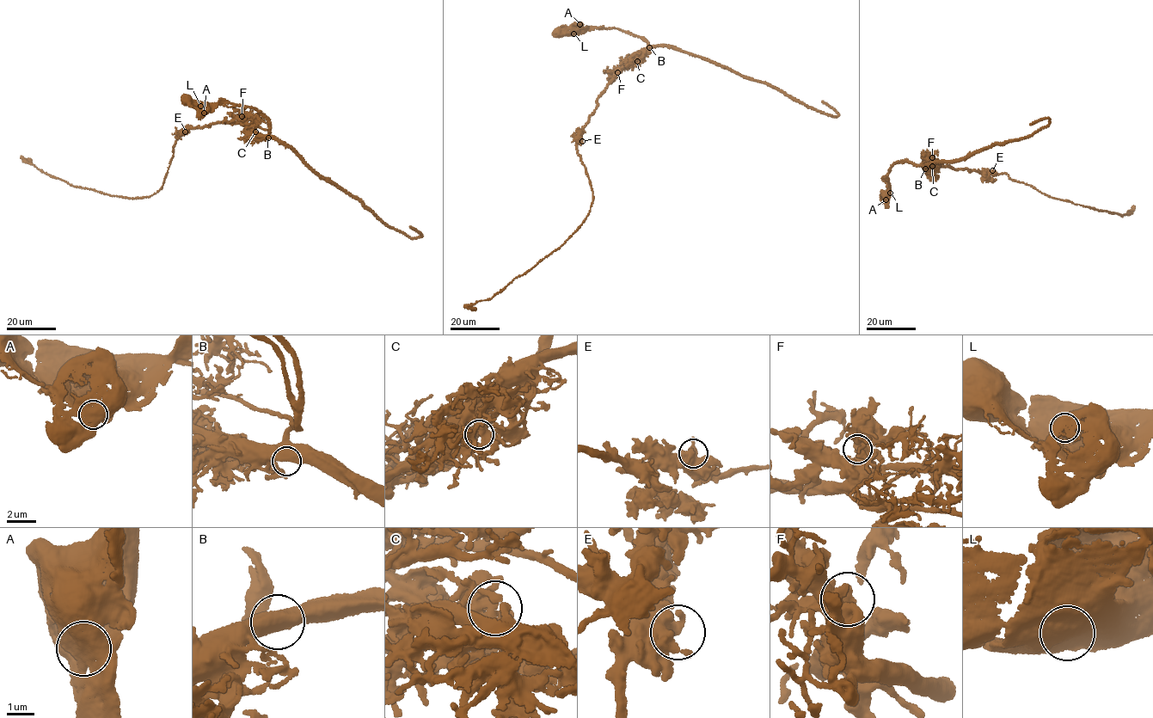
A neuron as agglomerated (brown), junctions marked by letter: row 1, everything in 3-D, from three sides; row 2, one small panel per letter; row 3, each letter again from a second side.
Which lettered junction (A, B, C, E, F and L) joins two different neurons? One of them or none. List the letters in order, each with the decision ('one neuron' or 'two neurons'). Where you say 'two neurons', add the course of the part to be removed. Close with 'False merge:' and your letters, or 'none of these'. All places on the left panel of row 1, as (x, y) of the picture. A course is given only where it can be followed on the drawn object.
A: one neuron
B: one neuron
C: one neuron
E: one neuron
F: one neuron
L: two neurons; foreign part runs (200, 106), (257, 108), (269, 135), (315, 172), (383, 222), (420, 236), (410, 226)
False merge: L

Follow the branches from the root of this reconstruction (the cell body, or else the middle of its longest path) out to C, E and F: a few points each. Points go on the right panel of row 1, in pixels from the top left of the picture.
C: (884, 198), (886, 200), (891, 193), (886, 177), (894, 162), (903, 160), (923, 165), (925, 169), (932, 166)
E: (884, 198), (891, 193), (886, 176), (898, 160), (992, 170)
F: (884, 198), (886, 200), (891, 193), (886, 177), (894, 162), (903, 160), (918, 165), (932, 162), (932, 157)

